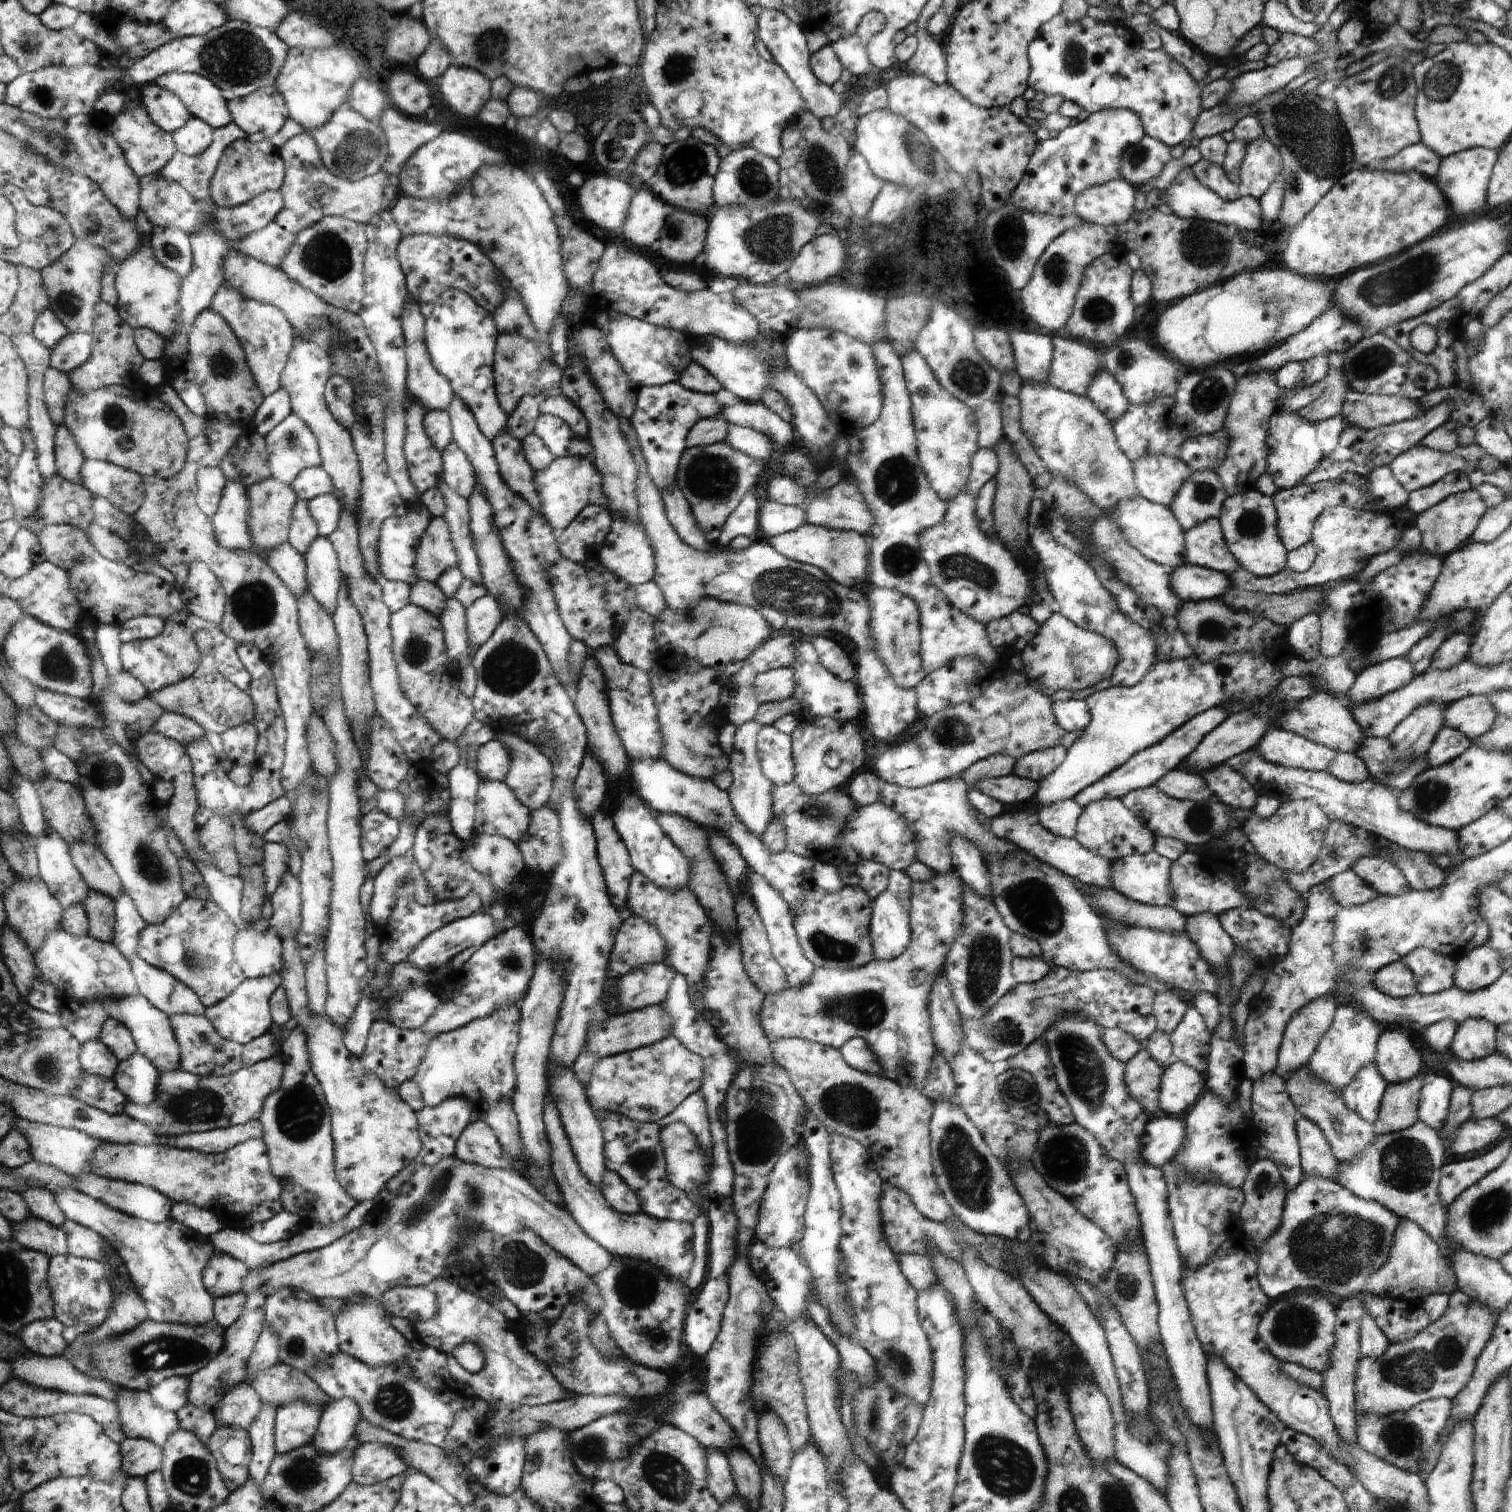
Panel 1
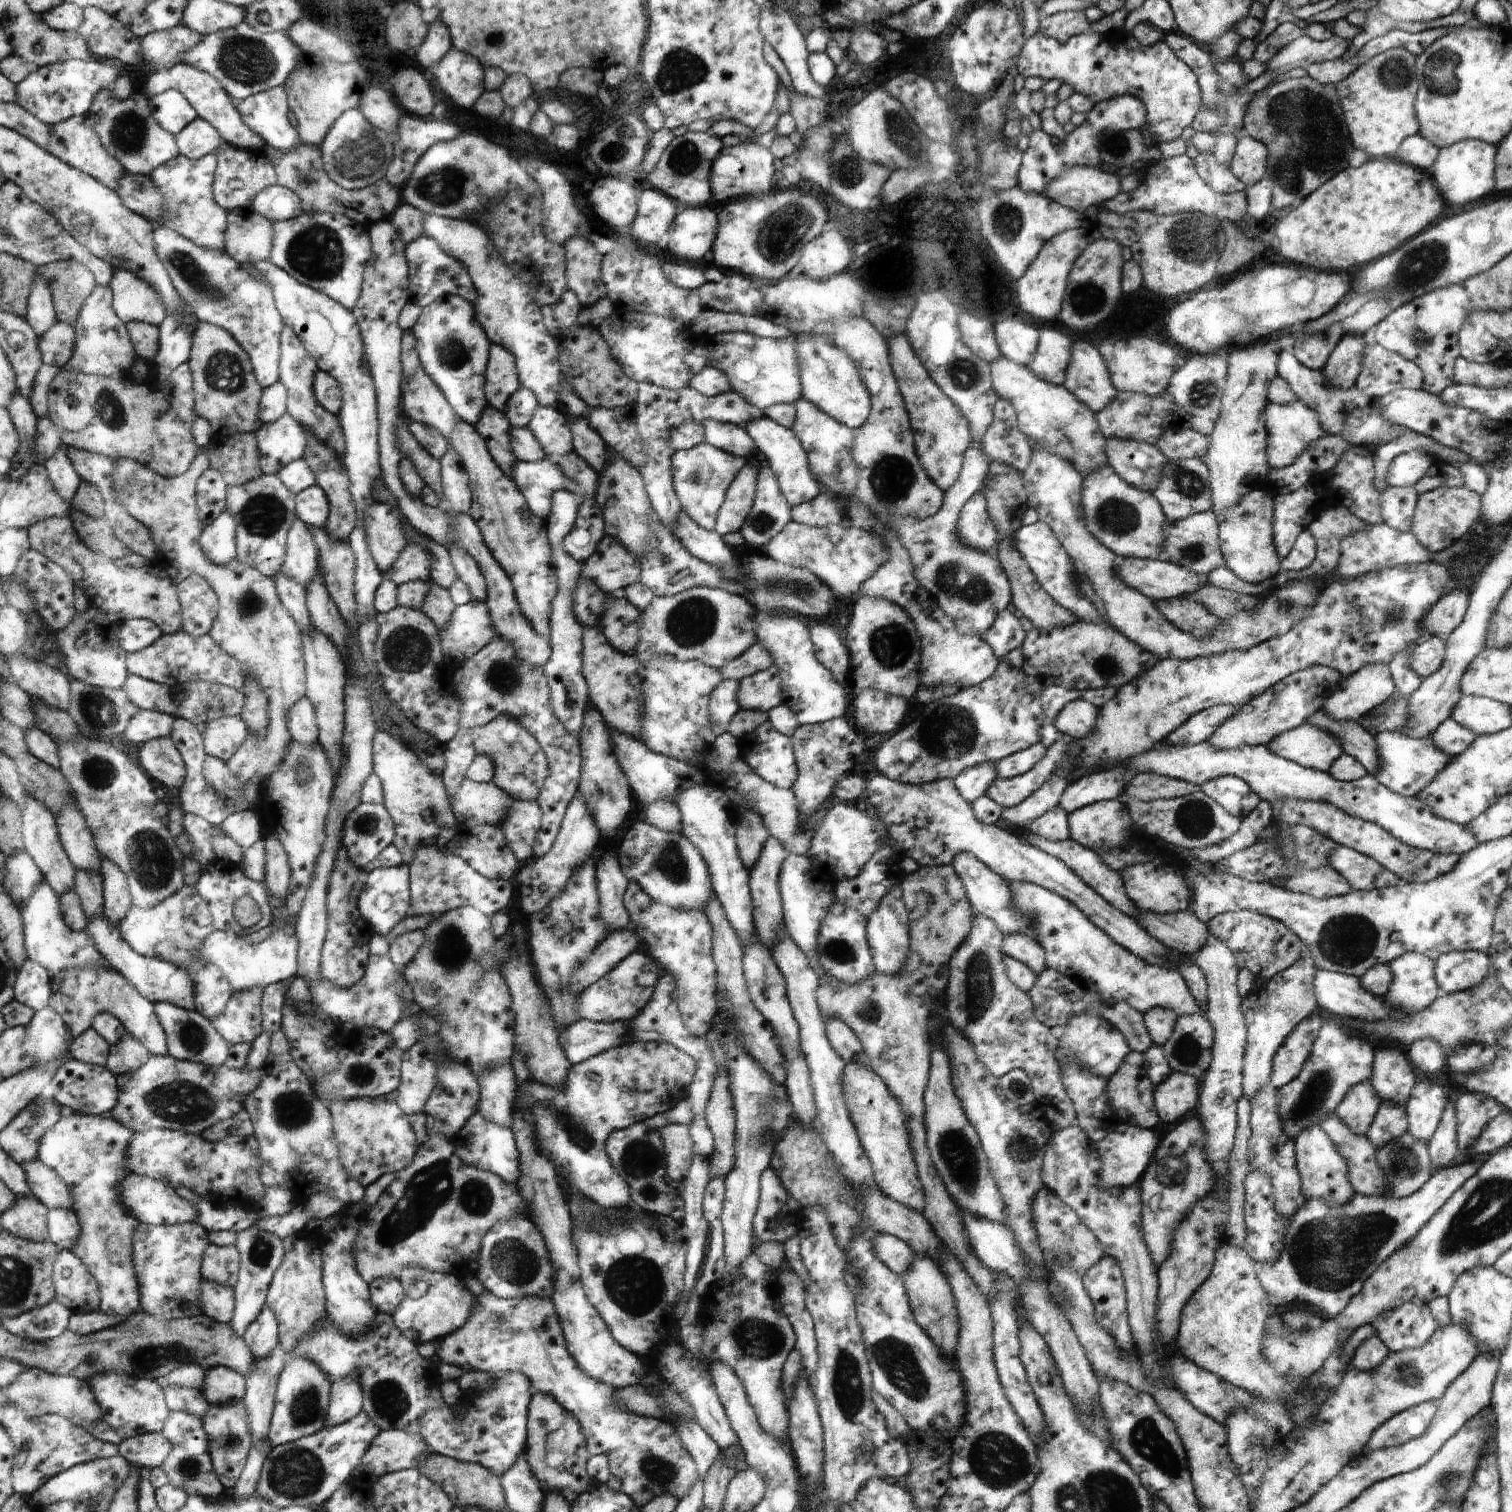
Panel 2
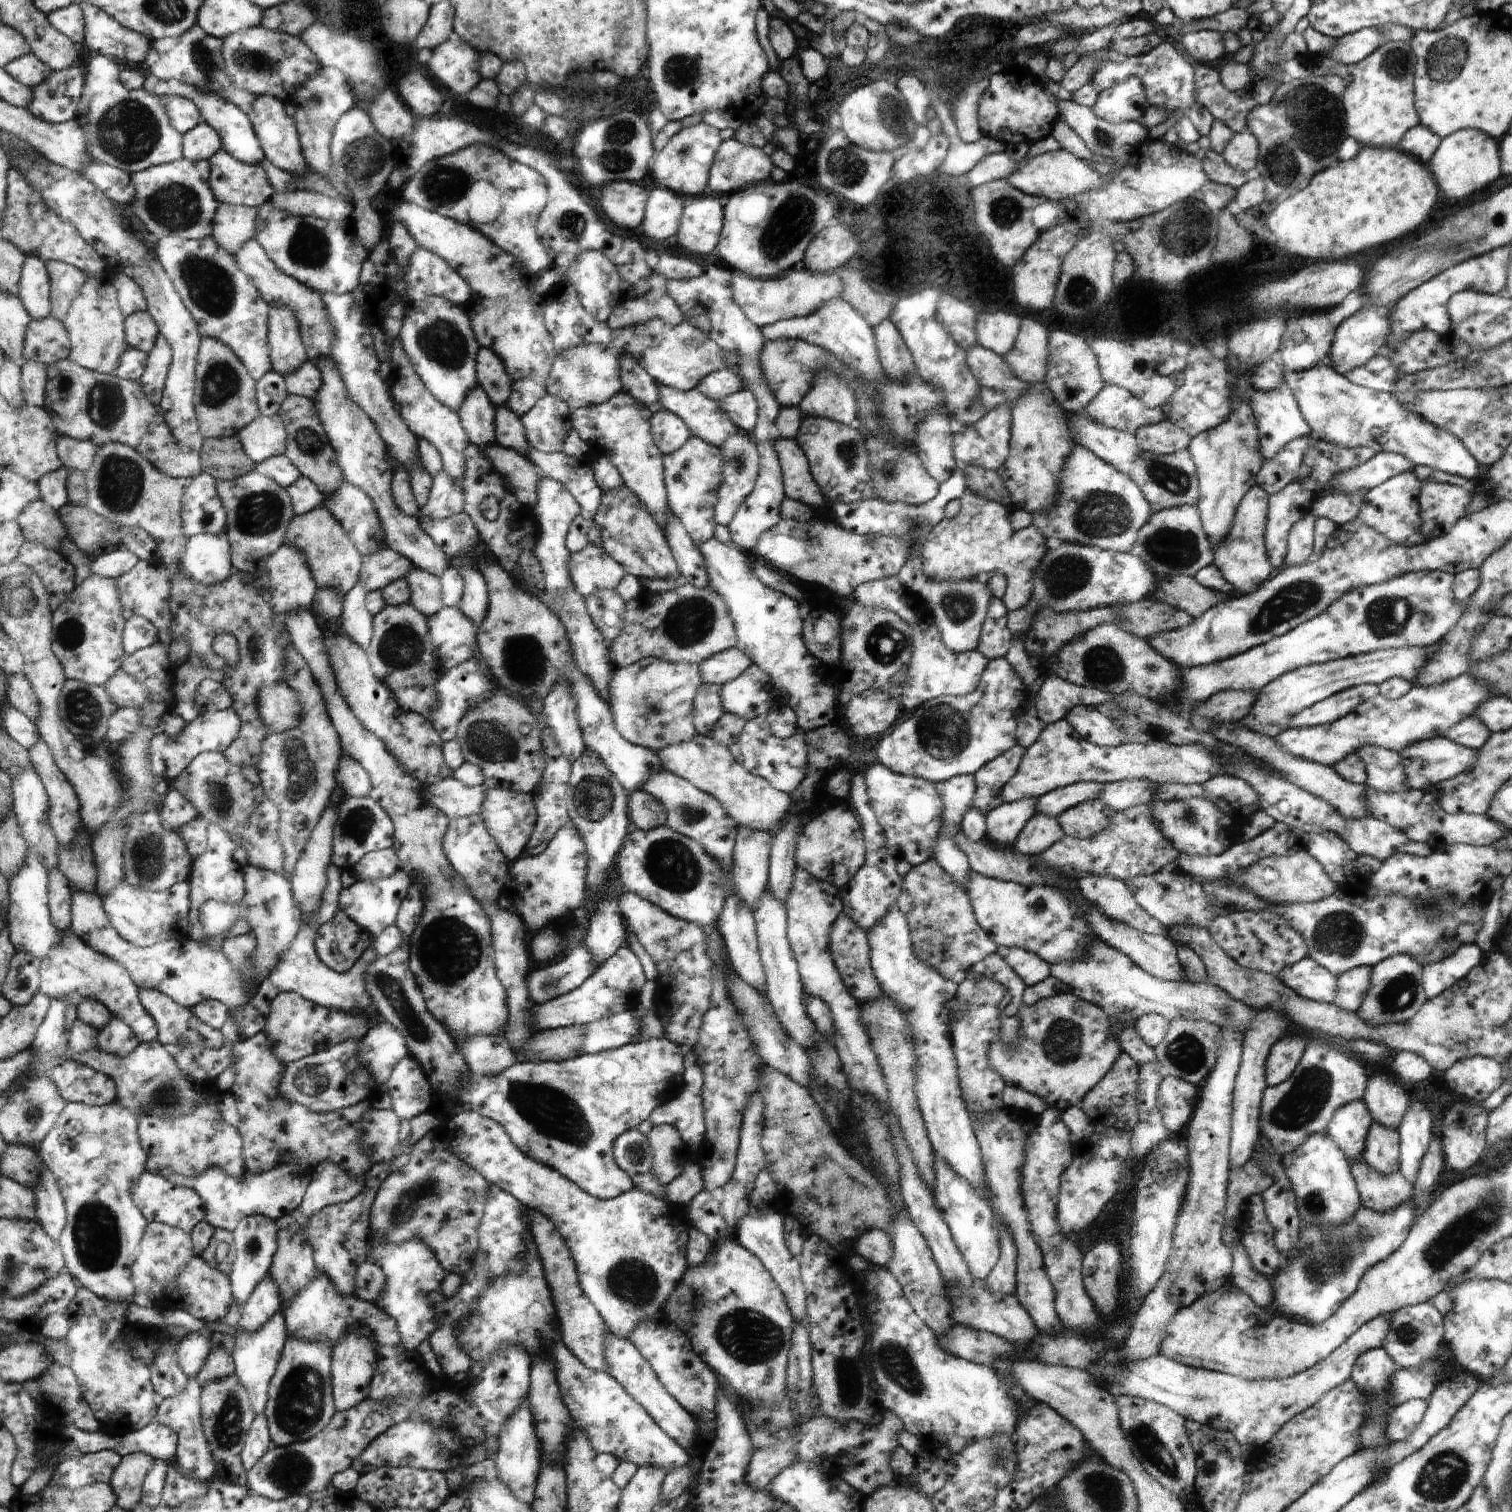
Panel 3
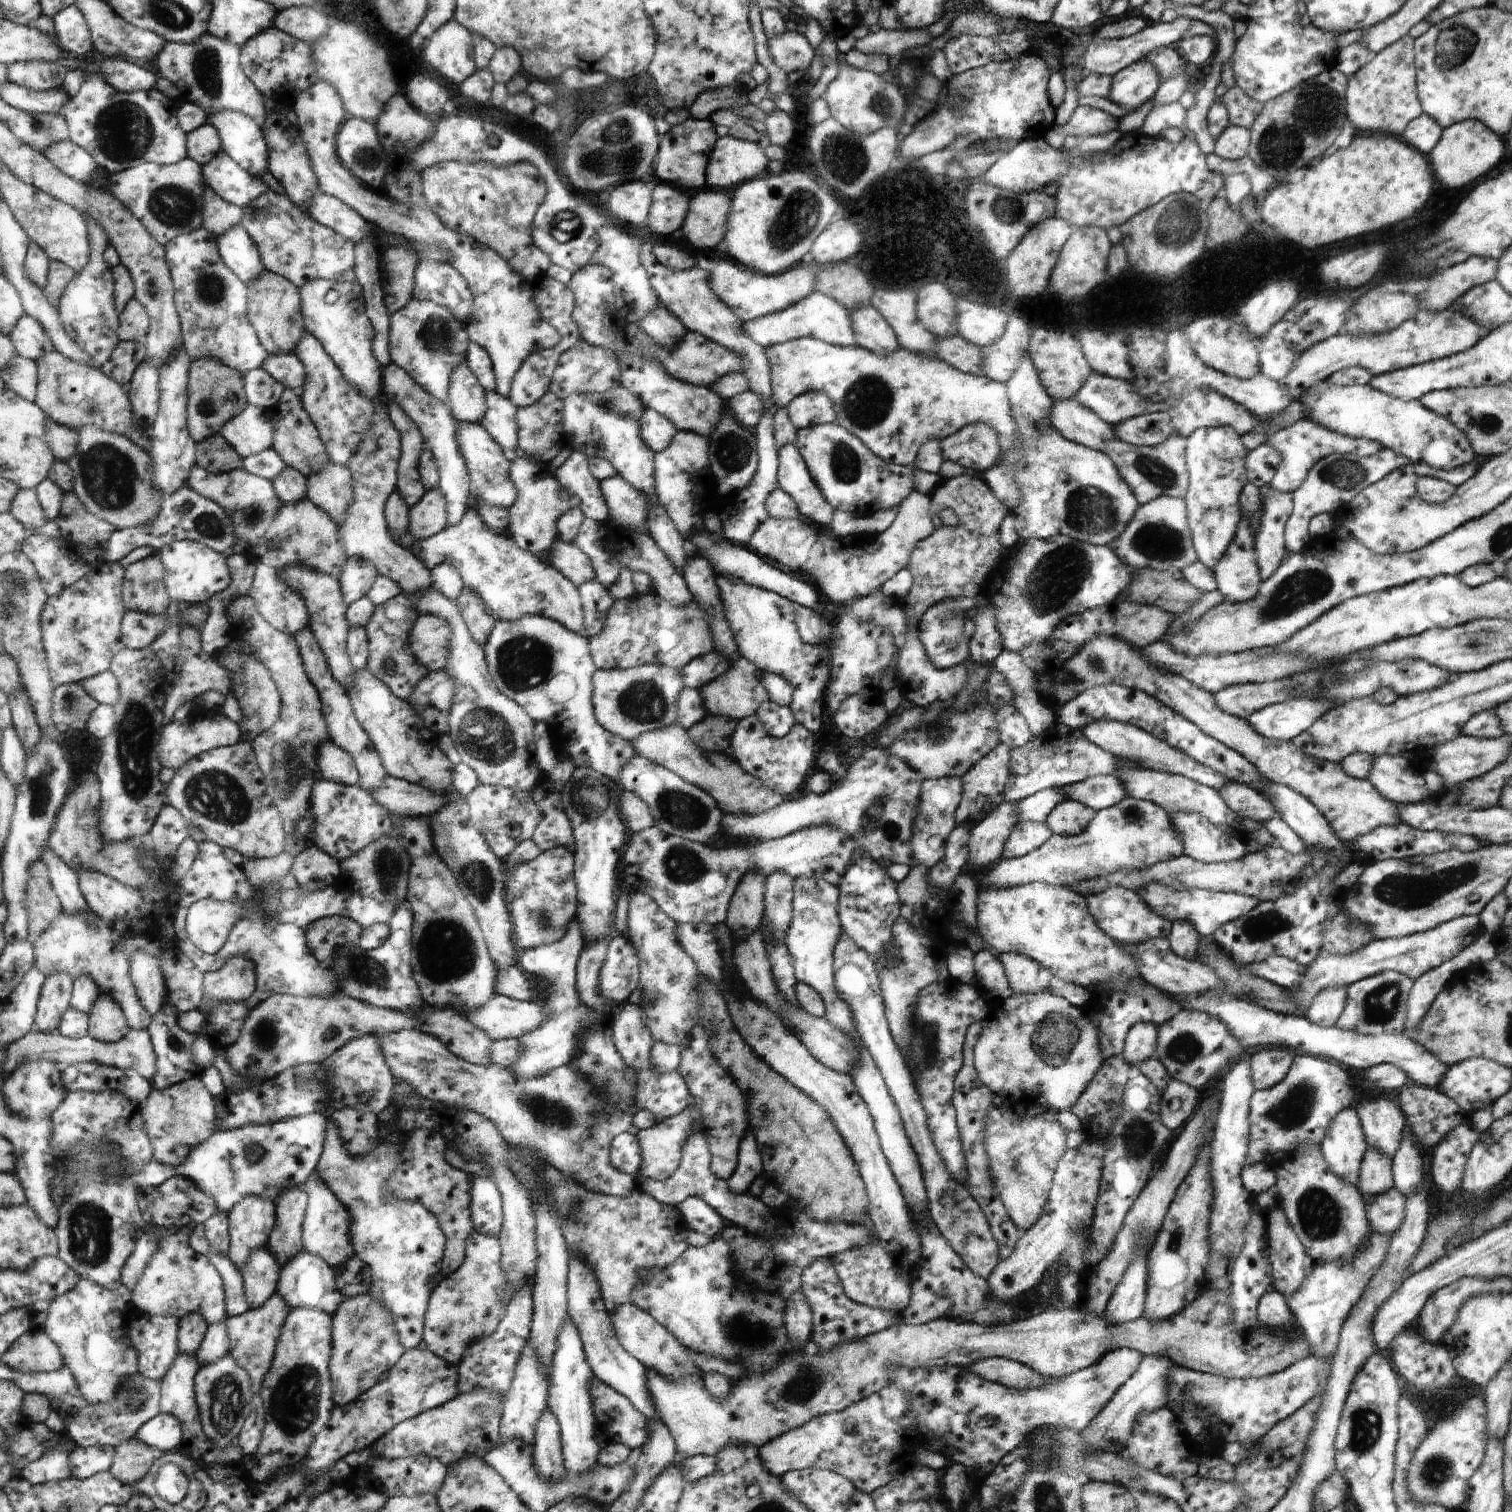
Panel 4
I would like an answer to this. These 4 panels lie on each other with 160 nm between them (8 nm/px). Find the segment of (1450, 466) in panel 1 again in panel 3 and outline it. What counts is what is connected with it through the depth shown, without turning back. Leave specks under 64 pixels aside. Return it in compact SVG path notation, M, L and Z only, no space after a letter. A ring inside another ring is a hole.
M1378 452L1367 462L1337 475L1331 487L1333 492L1354 495L1363 489L1371 490L1402 472L1412 471L1413 466L1402 454Z

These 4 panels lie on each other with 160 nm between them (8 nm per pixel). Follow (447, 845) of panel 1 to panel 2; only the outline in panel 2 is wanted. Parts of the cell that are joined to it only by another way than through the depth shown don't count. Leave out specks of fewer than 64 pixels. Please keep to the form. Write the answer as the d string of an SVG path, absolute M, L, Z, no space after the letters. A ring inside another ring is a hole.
M420 846L409 865L410 911L412 916L439 916L448 910L472 906L492 919L508 906L513 897L514 882L490 880L475 872L462 858L438 846Z

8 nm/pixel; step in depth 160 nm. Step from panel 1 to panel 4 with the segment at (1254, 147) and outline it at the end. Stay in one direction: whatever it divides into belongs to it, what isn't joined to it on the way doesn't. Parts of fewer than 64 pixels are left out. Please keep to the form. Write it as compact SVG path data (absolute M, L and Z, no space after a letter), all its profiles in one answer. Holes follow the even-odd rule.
M1230 124L1215 140L1214 154L1226 160L1237 161L1247 156L1250 141L1250 129Z

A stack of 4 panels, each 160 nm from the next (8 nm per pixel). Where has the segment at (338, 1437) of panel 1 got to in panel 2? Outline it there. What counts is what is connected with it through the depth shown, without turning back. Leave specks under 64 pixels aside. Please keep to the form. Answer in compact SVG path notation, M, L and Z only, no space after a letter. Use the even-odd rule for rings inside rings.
M348 1374L342 1382L334 1382L334 1402L330 1402L330 1418L326 1418L326 1426L336 1426L352 1420L354 1416L363 1414L362 1390L354 1378Z

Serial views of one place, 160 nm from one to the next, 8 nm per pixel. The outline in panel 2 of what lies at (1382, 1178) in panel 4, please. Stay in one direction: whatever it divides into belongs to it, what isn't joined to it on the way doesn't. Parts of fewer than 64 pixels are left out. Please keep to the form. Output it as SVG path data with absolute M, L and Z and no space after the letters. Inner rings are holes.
M1383 1102L1367 1133L1367 1138L1375 1149L1386 1146L1388 1142L1402 1138L1408 1130L1405 1106Z

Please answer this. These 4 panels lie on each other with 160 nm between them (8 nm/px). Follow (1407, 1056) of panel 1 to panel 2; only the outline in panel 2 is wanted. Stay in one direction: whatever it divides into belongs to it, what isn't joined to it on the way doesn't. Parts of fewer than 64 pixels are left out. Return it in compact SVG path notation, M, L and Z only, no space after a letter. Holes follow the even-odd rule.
M1382 1048L1375 1052L1372 1088L1381 1102L1406 1106L1416 1082L1416 1071L1400 1050Z

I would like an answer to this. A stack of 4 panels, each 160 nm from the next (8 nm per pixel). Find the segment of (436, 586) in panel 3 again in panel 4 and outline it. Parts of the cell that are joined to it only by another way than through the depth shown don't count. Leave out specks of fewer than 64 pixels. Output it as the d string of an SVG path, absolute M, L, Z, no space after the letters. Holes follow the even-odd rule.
M376 411L373 424L363 437L361 448L351 458L348 467L354 478L356 498L339 526L339 539L345 544L348 557L368 559L377 566L380 576L390 578L398 584L402 593L418 595L432 586L429 568L410 549L395 543L390 534L385 504L390 494L396 490L397 470L401 460L401 433L394 426L386 412Z

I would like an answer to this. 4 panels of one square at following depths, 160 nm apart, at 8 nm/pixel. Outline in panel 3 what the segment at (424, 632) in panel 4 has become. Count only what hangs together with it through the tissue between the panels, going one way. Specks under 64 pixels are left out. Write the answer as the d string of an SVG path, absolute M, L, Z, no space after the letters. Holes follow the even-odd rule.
M444 605L437 614L428 616L428 624L434 657L445 670L478 655L479 626L470 622L457 607Z

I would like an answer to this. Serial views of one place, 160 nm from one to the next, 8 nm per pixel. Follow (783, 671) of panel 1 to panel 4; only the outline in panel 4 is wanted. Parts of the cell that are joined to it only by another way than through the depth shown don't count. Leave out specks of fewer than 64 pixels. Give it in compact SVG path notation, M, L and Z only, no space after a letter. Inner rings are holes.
M738 656L732 661L732 666L726 673L722 673L720 677L701 688L708 712L737 721L755 715L761 705L770 701L770 694L763 682L763 674L764 671L750 662L749 659Z

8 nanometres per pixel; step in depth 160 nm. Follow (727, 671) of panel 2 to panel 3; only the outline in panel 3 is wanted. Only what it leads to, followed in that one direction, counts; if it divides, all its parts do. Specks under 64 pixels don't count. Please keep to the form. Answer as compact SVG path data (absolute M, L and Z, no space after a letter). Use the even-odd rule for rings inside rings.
M733 647L719 654L714 654L705 662L700 662L700 674L702 674L703 682L710 685L722 685L726 682L734 681L739 678L747 669L753 660L742 650Z

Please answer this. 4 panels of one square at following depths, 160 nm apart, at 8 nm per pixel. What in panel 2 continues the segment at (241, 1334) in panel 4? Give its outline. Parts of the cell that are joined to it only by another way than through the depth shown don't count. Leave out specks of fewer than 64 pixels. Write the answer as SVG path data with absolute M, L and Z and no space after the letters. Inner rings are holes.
M276 1348L268 1358L258 1362L256 1372L250 1376L250 1394L246 1394L246 1410L250 1410L250 1430L254 1430L254 1446L268 1438L270 1418L274 1410L274 1390L278 1374L282 1372L284 1352Z

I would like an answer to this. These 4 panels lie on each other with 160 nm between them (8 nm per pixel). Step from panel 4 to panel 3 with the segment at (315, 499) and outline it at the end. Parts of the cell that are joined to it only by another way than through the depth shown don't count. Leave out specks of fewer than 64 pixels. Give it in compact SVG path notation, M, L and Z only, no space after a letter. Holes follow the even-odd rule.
M342 478L338 482L336 492L324 497L325 500L322 502L323 506L341 524L349 539L356 544L356 548L361 555L372 556L378 550L386 548L385 534L384 530L382 530L381 518L378 518L377 508L374 506L372 500L368 498L368 495L360 490L358 486L354 486L352 482L348 482L348 480Z

